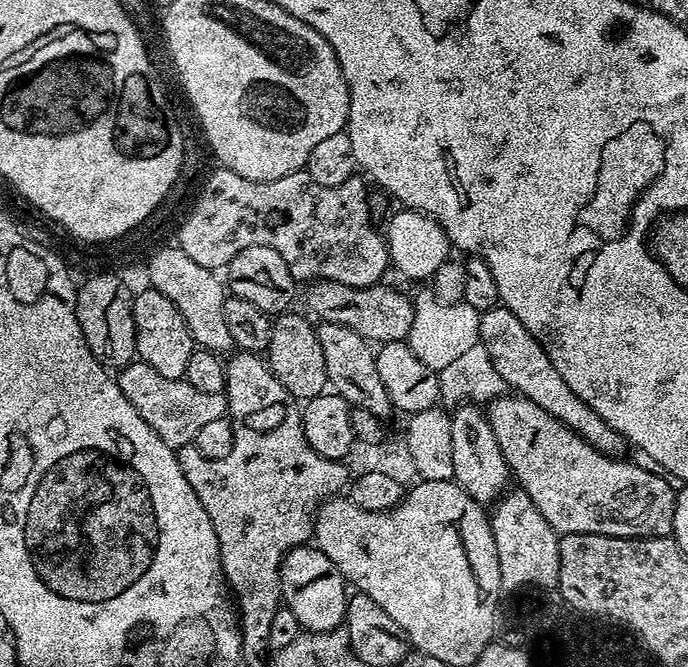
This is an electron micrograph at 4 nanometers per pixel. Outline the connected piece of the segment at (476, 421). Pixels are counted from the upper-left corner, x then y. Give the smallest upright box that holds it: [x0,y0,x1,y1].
[450,402,510,506]

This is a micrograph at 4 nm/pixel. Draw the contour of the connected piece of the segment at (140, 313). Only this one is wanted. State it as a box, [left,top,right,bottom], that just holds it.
[132,286,194,380]

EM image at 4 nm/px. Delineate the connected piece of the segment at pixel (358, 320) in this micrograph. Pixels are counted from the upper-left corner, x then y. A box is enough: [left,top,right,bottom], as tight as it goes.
[304,280,415,345]

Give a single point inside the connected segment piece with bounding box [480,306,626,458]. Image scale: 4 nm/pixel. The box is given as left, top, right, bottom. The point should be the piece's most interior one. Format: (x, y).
(520, 359)

